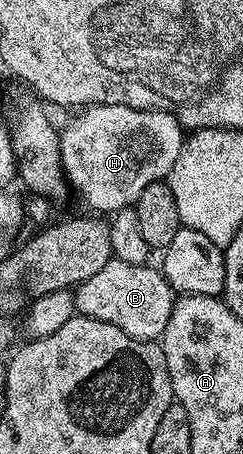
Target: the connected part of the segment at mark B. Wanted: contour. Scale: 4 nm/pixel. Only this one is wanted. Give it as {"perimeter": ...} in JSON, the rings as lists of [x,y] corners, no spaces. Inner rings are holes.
{"perimeter":[[[116,258],[109,260],[99,274],[87,278],[87,282],[78,284],[73,292],[73,307],[80,315],[90,316],[99,322],[111,322],[111,326],[119,326],[123,334],[131,334],[136,340],[160,341],[163,330],[167,330],[167,318],[171,318],[171,310],[175,293],[165,280],[164,272],[156,267],[149,268],[148,263],[128,264]]]}

